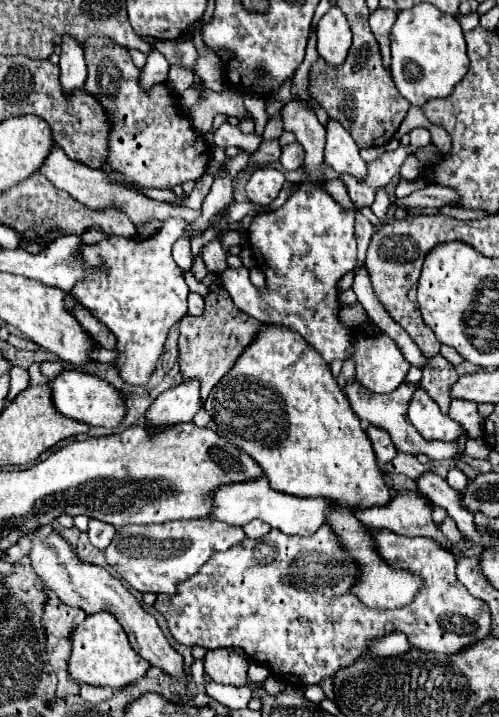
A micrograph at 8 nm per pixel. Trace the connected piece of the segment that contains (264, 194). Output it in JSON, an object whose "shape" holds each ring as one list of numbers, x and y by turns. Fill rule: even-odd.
{"shape":[[262,166,250,174,250,178,246,182,246,194,252,204,266,206,272,200,276,200,278,192,284,186,284,180,286,178,280,170,270,168,270,166]]}

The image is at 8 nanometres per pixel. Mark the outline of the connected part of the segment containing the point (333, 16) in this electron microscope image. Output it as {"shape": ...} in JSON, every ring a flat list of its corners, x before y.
{"shape":[[332,6,318,24,318,54,328,64,342,64,352,44,350,24,338,6]]}

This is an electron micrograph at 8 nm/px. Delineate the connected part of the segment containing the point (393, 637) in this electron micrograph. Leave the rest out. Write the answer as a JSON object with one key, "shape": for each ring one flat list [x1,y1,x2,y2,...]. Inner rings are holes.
{"shape":[[394,632,394,634,388,634,380,640,372,640,368,654,370,656,402,656,408,650,410,650,408,638,404,634]]}

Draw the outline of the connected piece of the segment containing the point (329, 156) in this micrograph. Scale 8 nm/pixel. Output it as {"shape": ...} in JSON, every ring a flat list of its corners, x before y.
{"shape":[[336,120,328,122,328,142,326,142,326,164,334,168,338,174,350,174,356,180,366,178,366,162,360,156,360,148,352,140,352,136,336,124]]}

